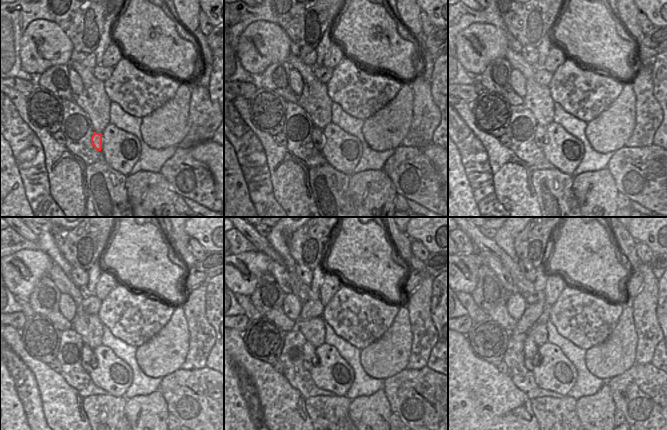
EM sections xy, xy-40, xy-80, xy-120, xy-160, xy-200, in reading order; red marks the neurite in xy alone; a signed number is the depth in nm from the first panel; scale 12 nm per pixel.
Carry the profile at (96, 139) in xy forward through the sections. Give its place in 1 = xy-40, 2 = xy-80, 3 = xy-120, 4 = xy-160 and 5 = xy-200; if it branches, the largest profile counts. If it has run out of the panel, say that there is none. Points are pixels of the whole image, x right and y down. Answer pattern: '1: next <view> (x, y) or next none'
1: next xy-40 (317, 138)
2: next xy-80 (540, 137)
3: next xy-120 (88, 360)
4: next xy-160 (310, 358)
5: next xy-200 (530, 350)

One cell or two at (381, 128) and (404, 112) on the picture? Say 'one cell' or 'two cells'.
one cell

